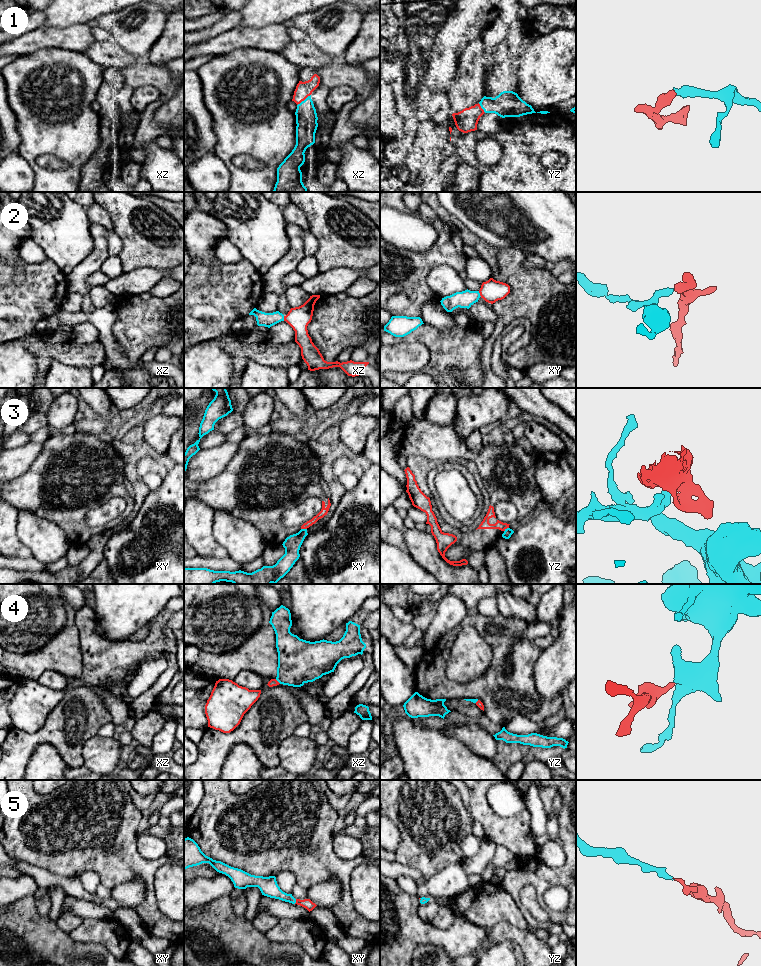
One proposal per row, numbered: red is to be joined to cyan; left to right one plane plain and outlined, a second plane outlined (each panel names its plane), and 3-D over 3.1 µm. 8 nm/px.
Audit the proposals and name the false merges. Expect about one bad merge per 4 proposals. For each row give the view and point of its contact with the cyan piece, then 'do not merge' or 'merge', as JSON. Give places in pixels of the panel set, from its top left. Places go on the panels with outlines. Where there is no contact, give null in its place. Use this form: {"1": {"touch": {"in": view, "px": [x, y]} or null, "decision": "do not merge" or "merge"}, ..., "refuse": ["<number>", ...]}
{"1": {"touch": {"in": "xz", "px": [304, 100]}, "decision": "merge"}, "2": {"touch": {"in": "xy", "px": [479, 294]}, "decision": "merge"}, "3": {"touch": {"in": "xy", "px": [304, 529]}, "decision": "do not merge"}, "4": {"touch": {"in": "xz", "px": [278, 681]}, "decision": "merge"}, "5": {"touch": {"in": "xy", "px": [295, 901]}, "decision": "merge"}, "refuse": ["3"]}

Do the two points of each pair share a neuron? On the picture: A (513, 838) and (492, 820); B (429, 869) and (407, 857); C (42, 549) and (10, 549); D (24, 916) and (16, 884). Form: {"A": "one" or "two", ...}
{"A": "one", "B": "one", "C": "two", "D": "two"}

